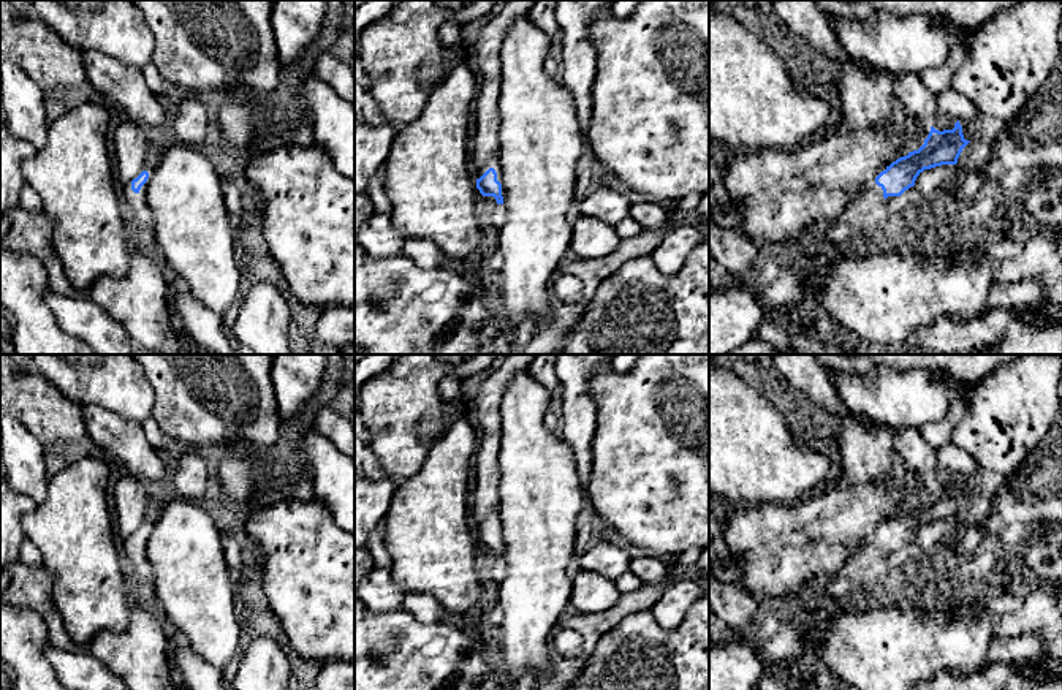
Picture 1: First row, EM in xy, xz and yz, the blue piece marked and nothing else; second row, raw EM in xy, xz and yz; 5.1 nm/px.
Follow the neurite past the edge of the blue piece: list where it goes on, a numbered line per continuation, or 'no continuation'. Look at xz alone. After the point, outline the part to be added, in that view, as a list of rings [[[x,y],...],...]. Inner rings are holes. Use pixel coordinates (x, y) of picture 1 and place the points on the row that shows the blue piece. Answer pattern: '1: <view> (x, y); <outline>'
1: xz (494, 162); [[[499,155],[491,157],[483,168],[473,172],[475,180],[480,179],[489,168],[495,169],[497,180],[502,184],[502,196],[505,198],[503,174],[502,174],[502,165]]]

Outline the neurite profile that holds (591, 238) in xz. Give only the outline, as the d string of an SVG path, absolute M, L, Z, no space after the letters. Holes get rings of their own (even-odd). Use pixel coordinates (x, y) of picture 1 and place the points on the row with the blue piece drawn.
M582 215L575 225L571 233L570 248L579 258L603 258L613 253L622 239L614 226Z

